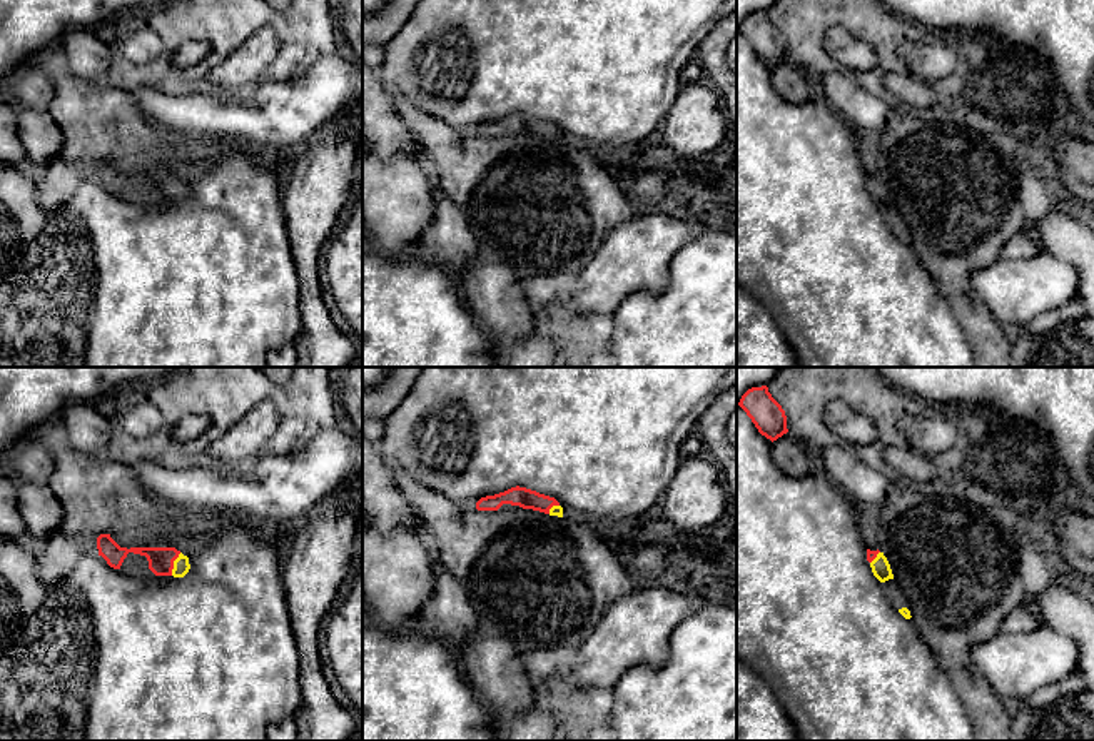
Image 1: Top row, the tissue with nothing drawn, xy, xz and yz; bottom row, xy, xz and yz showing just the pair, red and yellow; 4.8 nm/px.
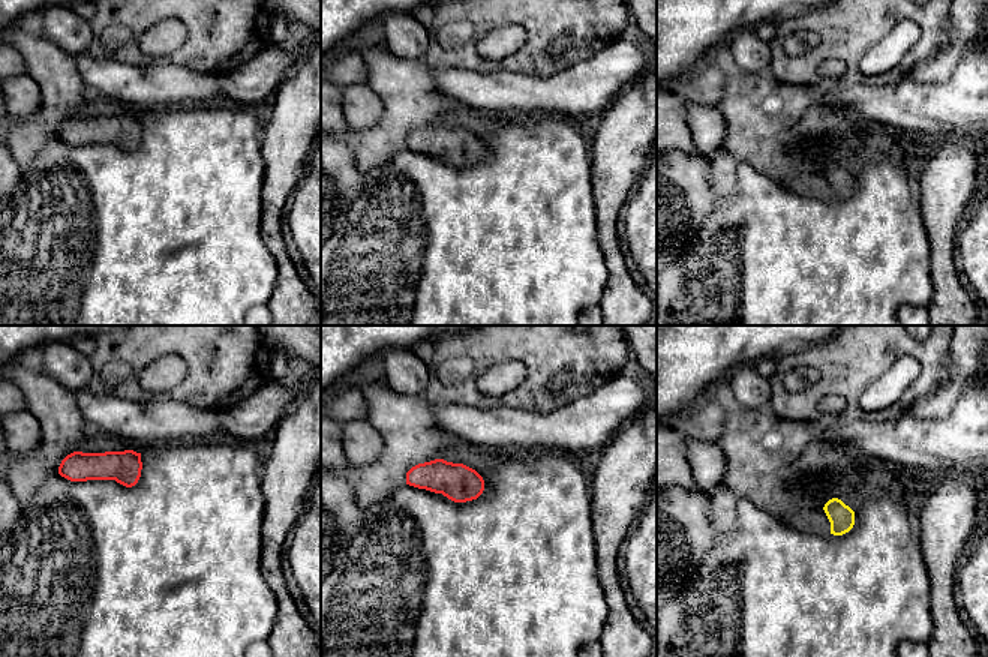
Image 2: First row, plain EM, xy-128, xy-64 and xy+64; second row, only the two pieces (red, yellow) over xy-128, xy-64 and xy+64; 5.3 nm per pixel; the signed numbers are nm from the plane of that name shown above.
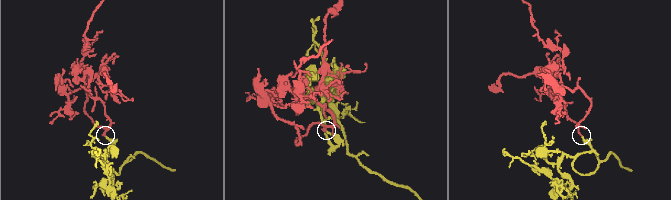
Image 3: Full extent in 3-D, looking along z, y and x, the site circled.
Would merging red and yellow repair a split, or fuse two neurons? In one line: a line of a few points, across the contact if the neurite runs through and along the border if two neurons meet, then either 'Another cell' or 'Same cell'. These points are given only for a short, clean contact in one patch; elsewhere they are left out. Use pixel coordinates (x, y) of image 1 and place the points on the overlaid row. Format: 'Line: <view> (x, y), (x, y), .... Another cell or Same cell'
Line: xy (161, 559), (172, 564), (181, 564). Same cell

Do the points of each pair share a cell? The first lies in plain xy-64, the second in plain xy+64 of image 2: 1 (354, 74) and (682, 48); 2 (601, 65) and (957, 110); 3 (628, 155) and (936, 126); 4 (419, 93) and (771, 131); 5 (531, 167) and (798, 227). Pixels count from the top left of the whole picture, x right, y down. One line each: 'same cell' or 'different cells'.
1: different cells
2: same cell
3: different cells
4: same cell
5: same cell

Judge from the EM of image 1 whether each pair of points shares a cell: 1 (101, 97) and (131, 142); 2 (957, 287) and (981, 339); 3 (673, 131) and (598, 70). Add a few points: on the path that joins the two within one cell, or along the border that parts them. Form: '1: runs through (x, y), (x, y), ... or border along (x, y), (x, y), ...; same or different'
1: runs through (101, 109), (119, 131); same
2: runs through (964, 301), (979, 326); same
3: border along (682, 87), (655, 134); different

